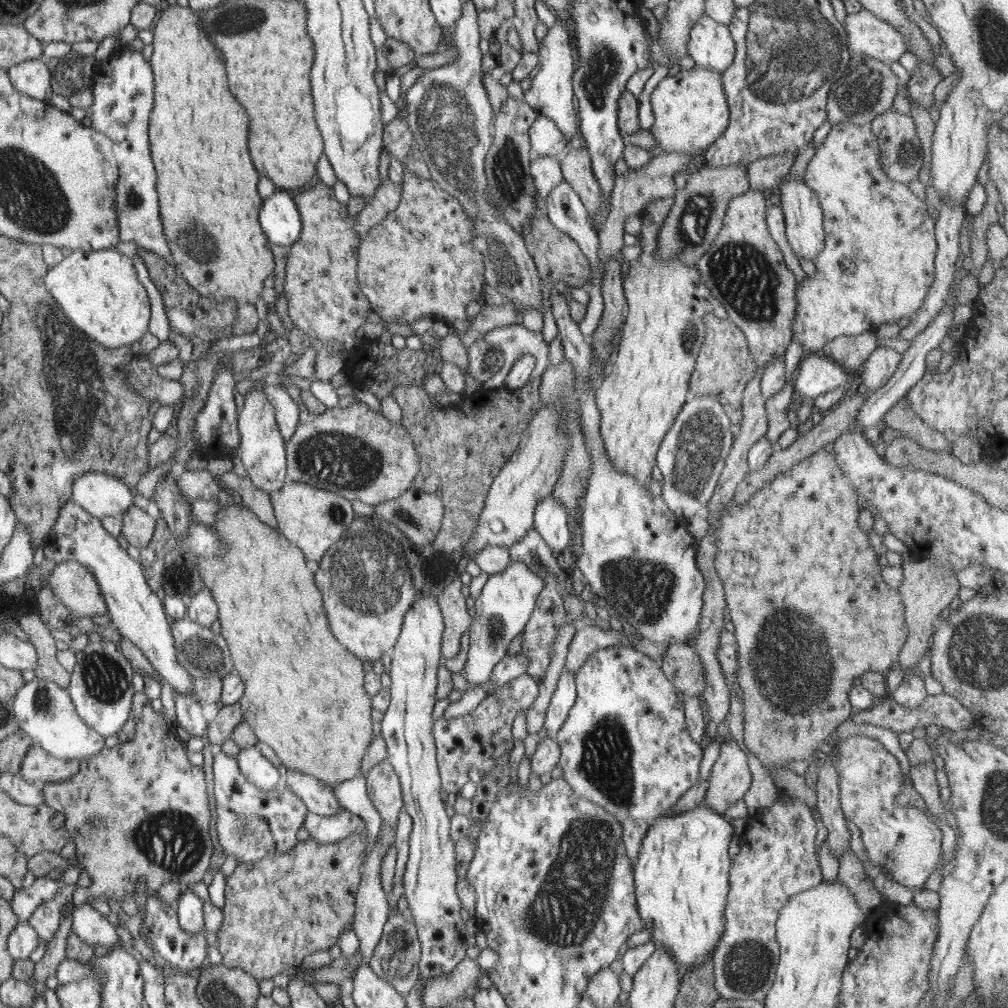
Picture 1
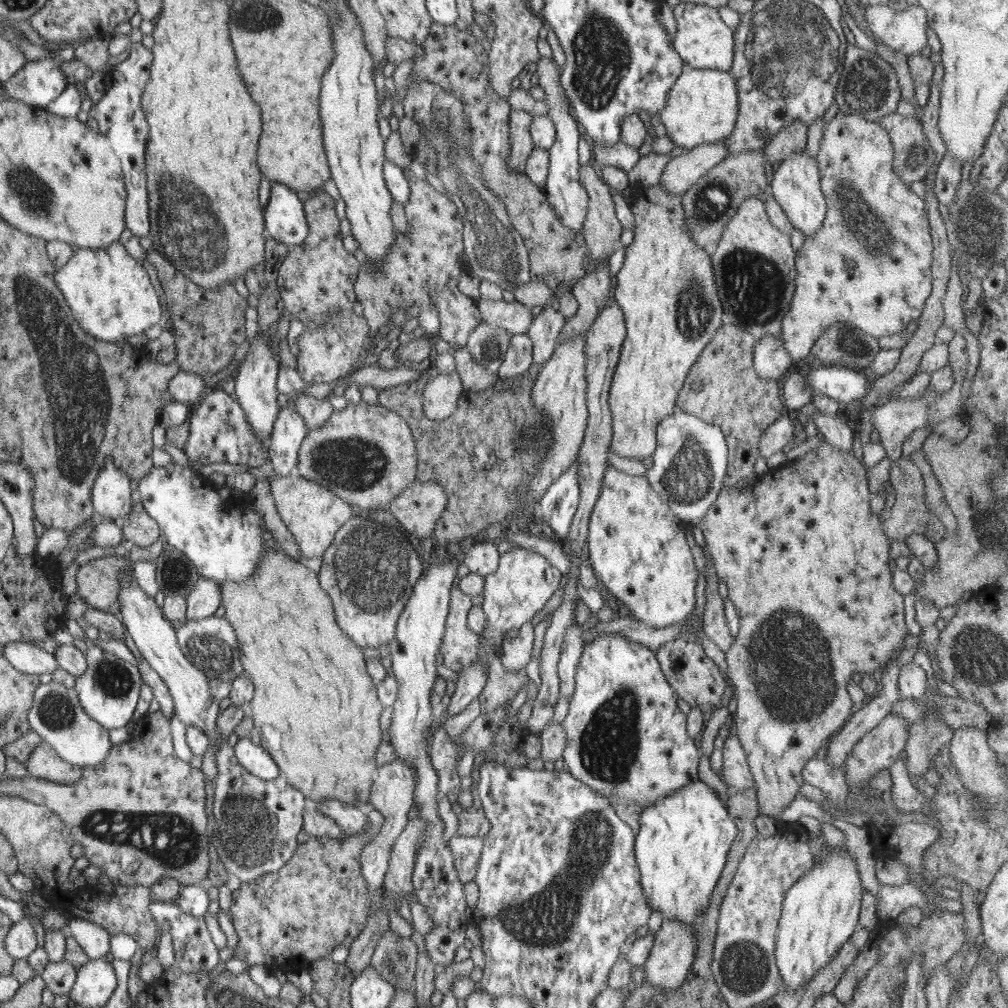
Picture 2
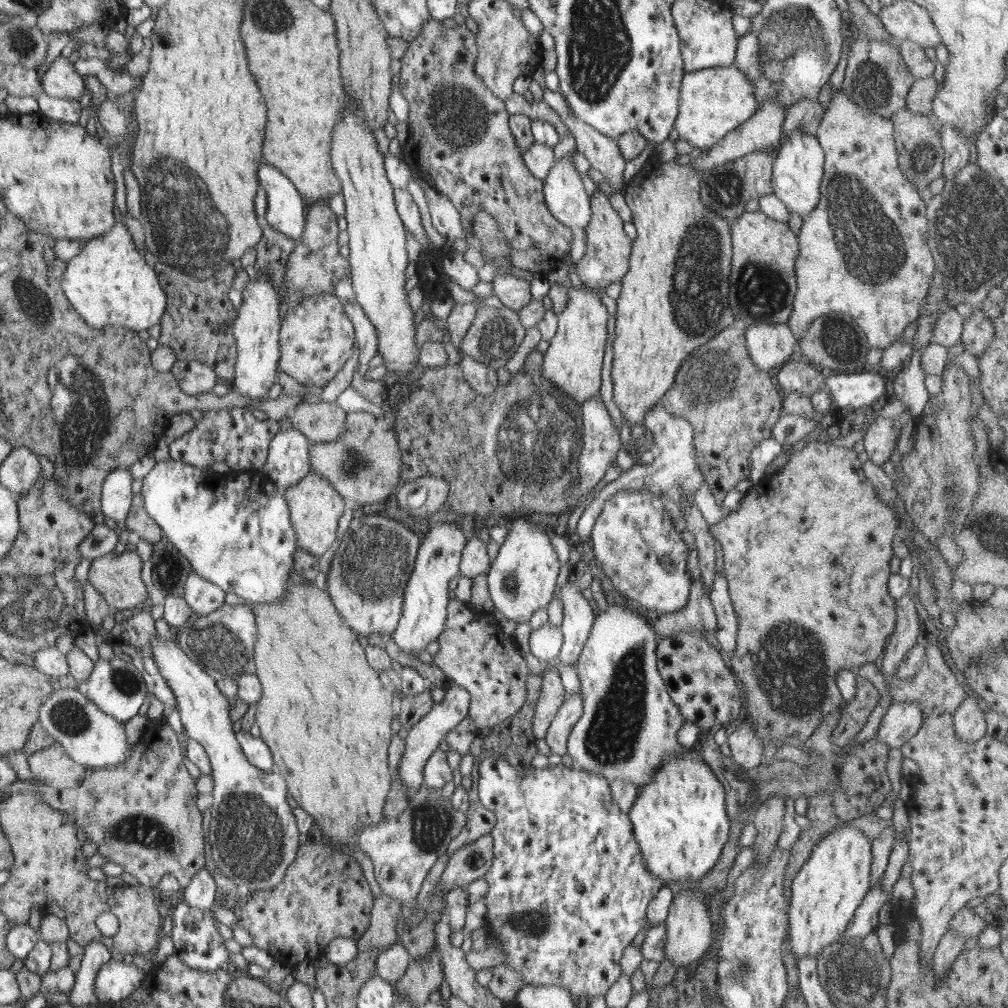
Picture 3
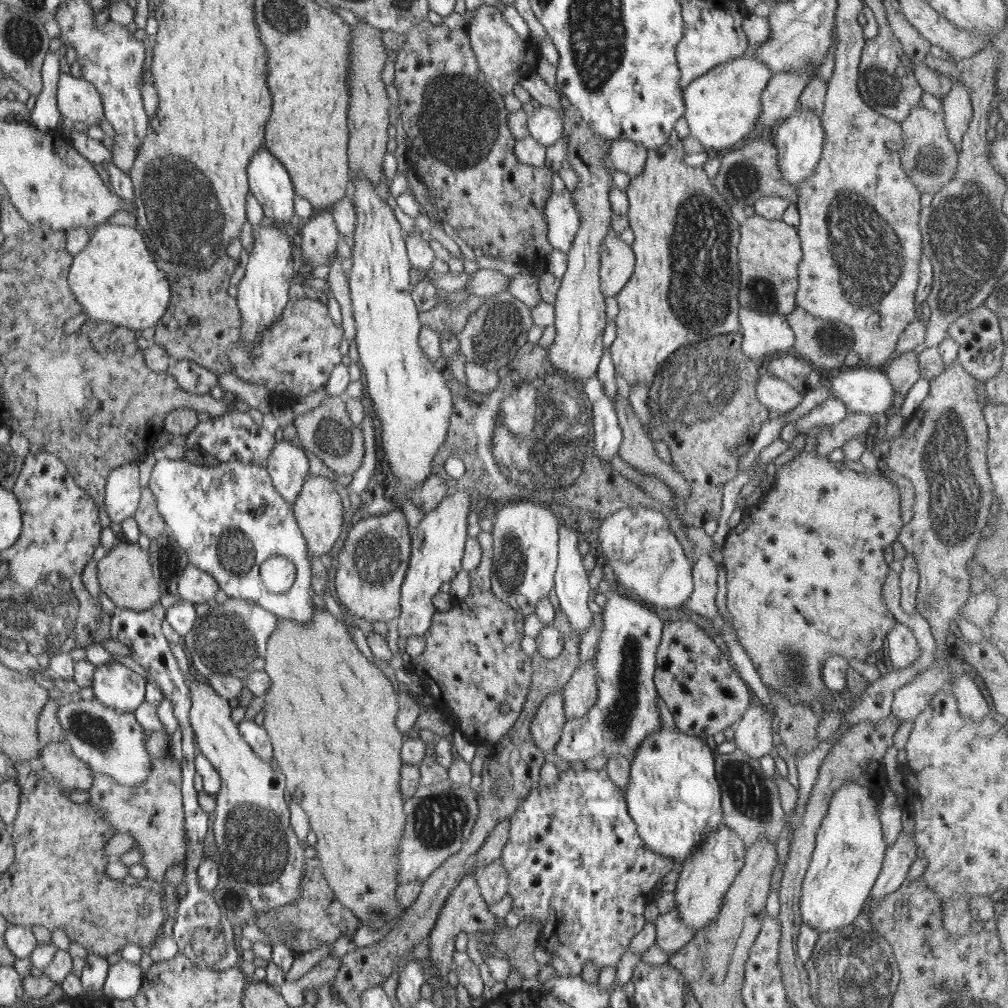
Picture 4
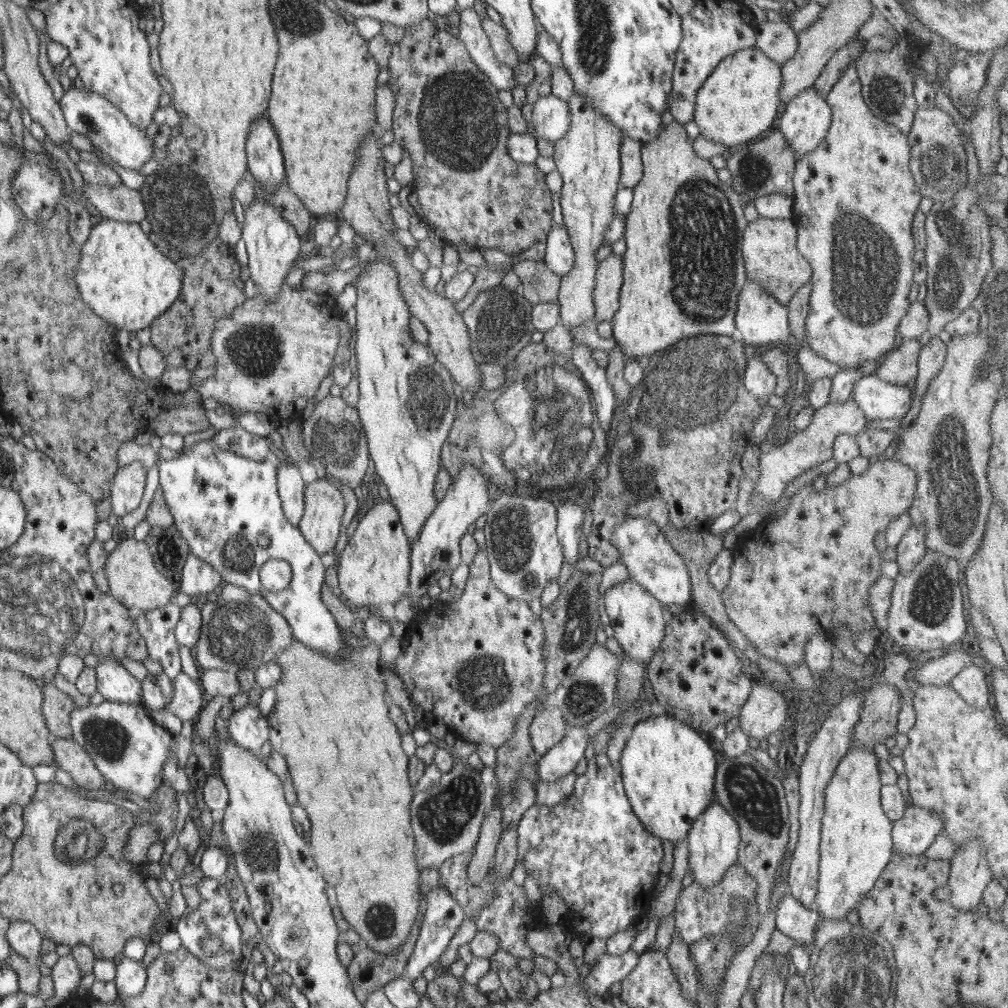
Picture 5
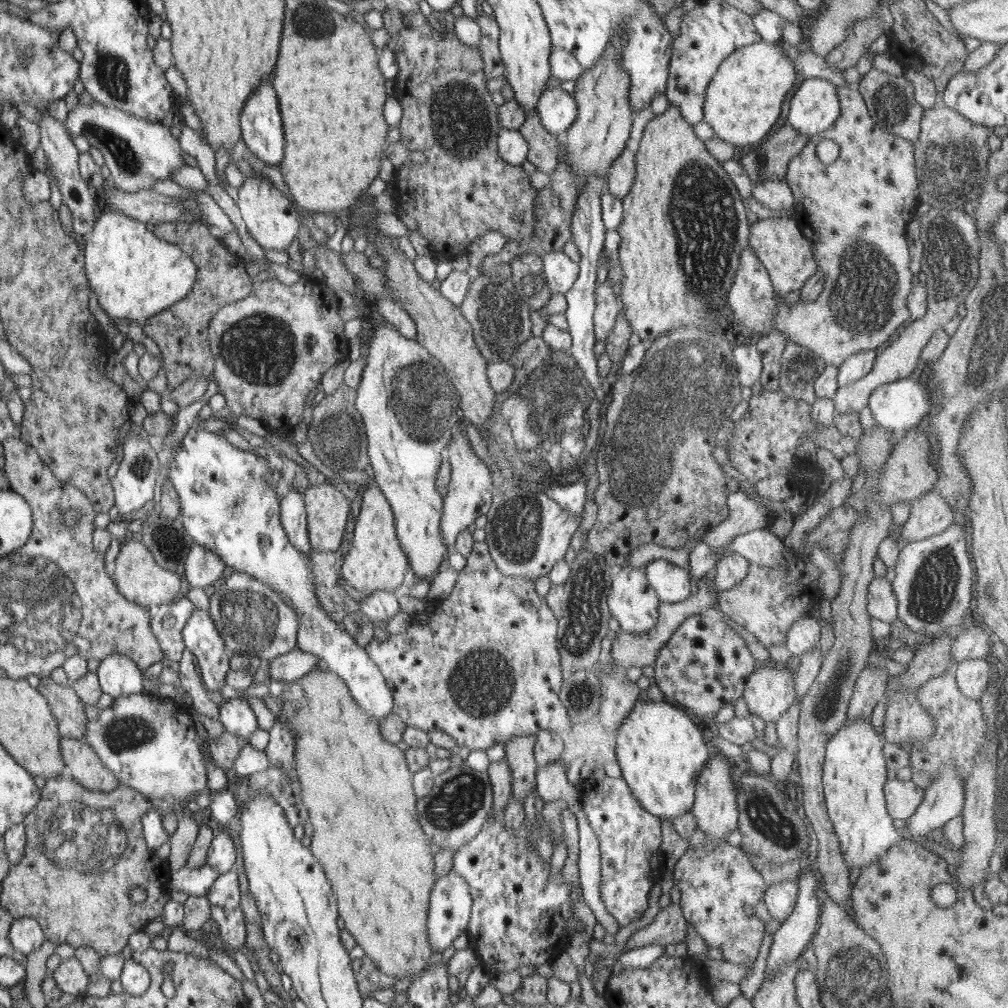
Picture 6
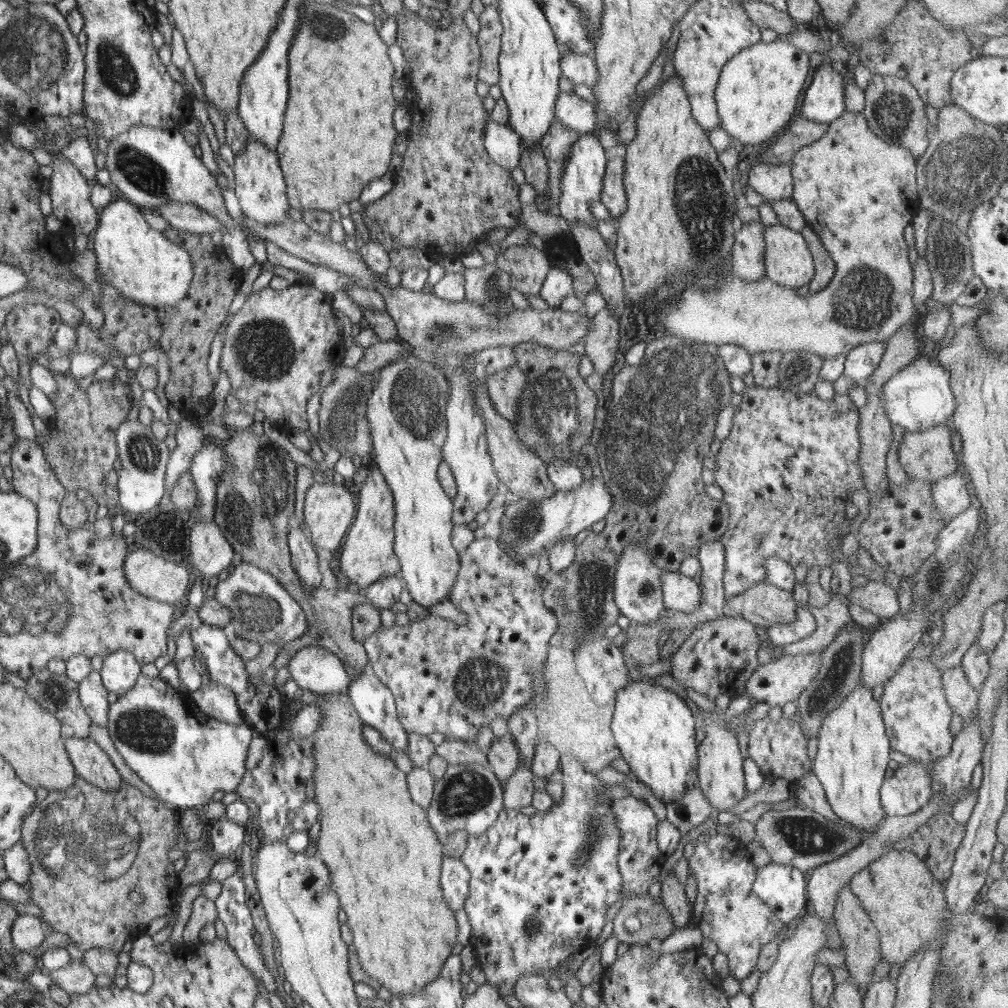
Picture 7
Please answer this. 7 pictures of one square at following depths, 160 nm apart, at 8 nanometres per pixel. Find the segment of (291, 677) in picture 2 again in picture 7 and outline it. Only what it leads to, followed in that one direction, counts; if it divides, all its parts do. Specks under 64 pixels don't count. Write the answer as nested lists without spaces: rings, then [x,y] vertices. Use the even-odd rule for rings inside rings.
[[[324,693],[319,699],[320,703],[316,705],[321,710],[321,723],[318,728],[309,737],[313,739],[313,759],[314,767],[314,797],[320,808],[320,835],[318,836],[317,856],[324,862],[331,876],[331,883],[337,892],[339,905],[344,914],[348,916],[348,926],[354,935],[354,948],[361,962],[364,972],[377,980],[382,987],[386,987],[394,995],[402,996],[420,992],[428,984],[432,982],[438,975],[441,975],[443,962],[452,955],[452,948],[456,944],[458,935],[458,924],[455,913],[449,909],[443,897],[443,890],[440,886],[441,865],[443,858],[443,842],[439,841],[439,837],[430,823],[424,809],[415,804],[410,797],[406,773],[399,770],[389,755],[374,752],[374,749],[365,741],[363,735],[364,722],[358,716],[357,710],[353,707],[350,697],[346,693]]]

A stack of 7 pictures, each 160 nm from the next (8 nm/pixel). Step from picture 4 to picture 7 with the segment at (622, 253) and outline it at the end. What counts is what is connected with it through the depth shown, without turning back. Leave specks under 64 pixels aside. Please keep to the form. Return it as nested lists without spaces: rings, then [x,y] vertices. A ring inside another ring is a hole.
[[[608,307],[596,312],[591,320],[592,326],[584,338],[585,355],[594,364],[594,372],[606,374],[617,360],[616,354],[620,348],[619,323],[610,316]]]

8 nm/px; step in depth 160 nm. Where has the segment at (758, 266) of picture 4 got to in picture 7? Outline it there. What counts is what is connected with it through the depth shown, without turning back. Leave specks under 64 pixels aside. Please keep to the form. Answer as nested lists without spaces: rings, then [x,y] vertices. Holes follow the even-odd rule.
[[[776,223],[765,226],[763,235],[765,276],[792,289],[808,284],[815,264],[802,233]]]

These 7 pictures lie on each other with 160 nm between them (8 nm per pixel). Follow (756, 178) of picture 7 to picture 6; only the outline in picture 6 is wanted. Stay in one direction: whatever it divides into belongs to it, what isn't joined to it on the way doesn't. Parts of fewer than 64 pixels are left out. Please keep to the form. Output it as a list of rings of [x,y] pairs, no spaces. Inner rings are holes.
[[[769,178],[761,179],[756,185],[752,186],[752,195],[754,198],[770,208],[770,210],[777,210],[784,212],[793,208],[794,197],[791,188],[784,180],[770,180]]]

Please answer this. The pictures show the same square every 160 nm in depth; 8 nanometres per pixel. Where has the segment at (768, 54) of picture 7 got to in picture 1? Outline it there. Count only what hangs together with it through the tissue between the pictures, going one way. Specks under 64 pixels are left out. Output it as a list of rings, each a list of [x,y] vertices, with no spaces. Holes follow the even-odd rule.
[[[696,65],[693,68],[673,70],[651,92],[650,105],[654,124],[650,132],[657,142],[657,151],[662,153],[695,152],[708,148],[726,130],[729,121],[728,101],[723,91],[721,73]]]

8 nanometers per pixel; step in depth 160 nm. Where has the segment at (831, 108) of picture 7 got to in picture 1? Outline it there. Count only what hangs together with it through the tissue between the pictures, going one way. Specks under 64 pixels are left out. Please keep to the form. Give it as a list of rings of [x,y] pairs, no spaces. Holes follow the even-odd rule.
[[[803,178],[784,179],[777,191],[781,195],[781,208],[785,214],[785,233],[793,255],[798,259],[813,260],[825,247],[823,212],[815,192],[803,181]]]

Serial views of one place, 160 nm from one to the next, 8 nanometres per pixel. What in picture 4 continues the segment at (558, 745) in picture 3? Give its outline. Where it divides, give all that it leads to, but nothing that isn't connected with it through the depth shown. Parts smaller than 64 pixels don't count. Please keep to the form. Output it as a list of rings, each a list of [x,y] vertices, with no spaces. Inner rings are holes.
[[[593,659],[580,664],[563,686],[563,709],[567,721],[582,718],[596,702],[598,687]]]

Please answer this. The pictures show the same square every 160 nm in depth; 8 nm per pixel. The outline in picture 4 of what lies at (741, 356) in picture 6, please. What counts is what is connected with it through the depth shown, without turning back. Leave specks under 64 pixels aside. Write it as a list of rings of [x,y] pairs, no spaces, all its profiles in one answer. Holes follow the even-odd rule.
[[[763,369],[753,389],[757,392],[758,400],[767,406],[773,415],[790,412],[800,404],[800,394],[796,389]]]

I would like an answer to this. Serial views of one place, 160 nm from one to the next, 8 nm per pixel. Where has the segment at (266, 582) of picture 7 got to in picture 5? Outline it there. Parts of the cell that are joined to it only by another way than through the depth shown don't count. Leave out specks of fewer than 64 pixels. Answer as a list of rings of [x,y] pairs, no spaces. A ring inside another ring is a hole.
[[[228,585],[219,591],[207,602],[208,608],[202,609],[203,622],[199,643],[194,648],[197,666],[203,669],[222,669],[228,672],[237,673],[242,668],[262,665],[273,660],[280,652],[286,651],[288,646],[294,642],[293,629],[290,622],[283,613],[280,613],[274,606],[271,606],[260,595],[248,592],[246,588],[238,588]]]

